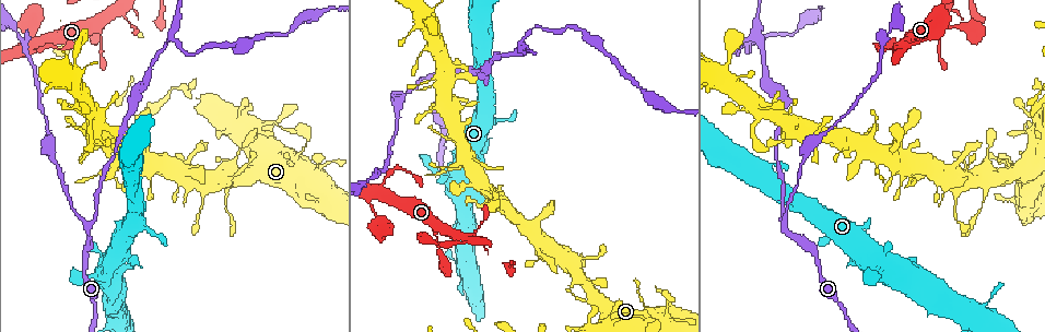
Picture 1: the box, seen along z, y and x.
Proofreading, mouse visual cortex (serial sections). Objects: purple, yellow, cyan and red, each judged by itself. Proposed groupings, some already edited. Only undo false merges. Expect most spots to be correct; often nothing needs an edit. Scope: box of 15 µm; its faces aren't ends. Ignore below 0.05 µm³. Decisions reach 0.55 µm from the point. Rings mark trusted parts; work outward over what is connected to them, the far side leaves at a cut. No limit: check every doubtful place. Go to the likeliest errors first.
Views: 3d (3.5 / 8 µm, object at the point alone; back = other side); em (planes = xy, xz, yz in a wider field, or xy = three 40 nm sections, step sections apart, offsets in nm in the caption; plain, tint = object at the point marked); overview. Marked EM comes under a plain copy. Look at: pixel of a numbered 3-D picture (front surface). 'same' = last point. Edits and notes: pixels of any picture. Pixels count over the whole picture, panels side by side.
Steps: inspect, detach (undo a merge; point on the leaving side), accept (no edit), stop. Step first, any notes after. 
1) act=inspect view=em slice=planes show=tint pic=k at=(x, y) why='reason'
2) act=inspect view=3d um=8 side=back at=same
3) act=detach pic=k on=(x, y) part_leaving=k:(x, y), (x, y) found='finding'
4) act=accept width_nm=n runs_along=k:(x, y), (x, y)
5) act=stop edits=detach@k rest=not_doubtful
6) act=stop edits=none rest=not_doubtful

act=inspect view=3d um=3.5 pic=1 at=(87, 225) why='three arms meet'

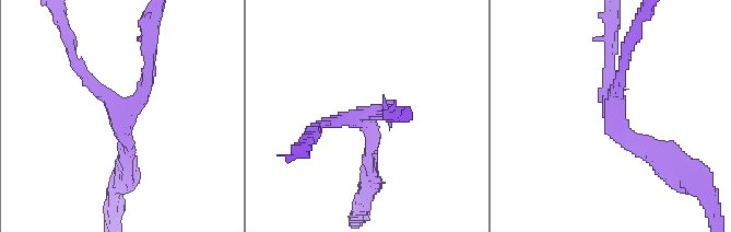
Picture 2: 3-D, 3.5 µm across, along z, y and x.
act=inspect view=em slice=xy step=5 show=tint pic=2 at=(126, 114) arms=3 arm_widths_nm=150,150,200 why='now the EM'

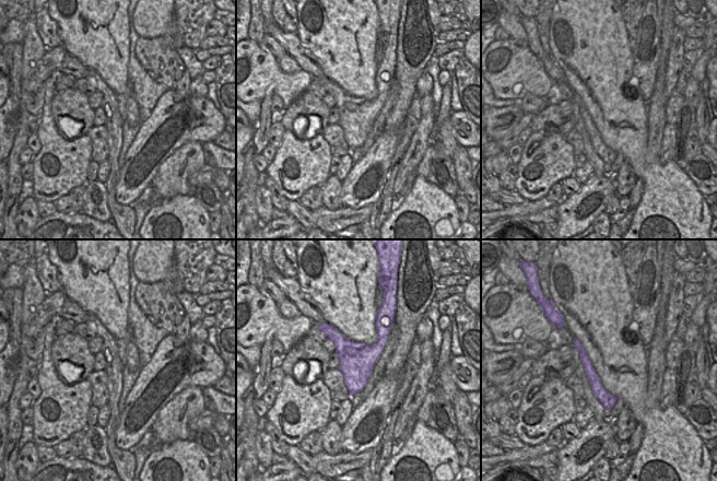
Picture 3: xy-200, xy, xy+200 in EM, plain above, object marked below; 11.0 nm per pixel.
act=accept width_nm=380 runs_along=2:(656, 158), (611, 127), (611, 49) found='all the same cell'

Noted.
act=inspect view=3d um=3.5 pic=1 at=(167, 35) why='a fork'

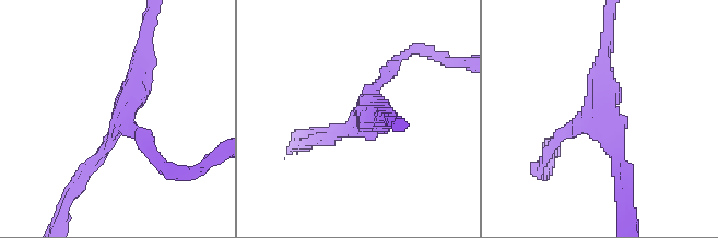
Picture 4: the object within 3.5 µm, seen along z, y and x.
act=inspect view=em slice=xy step=2 show=tint pic=4 at=(608, 114) arms=3 arm_widths_nm=200,200,300 why='need the tissue'

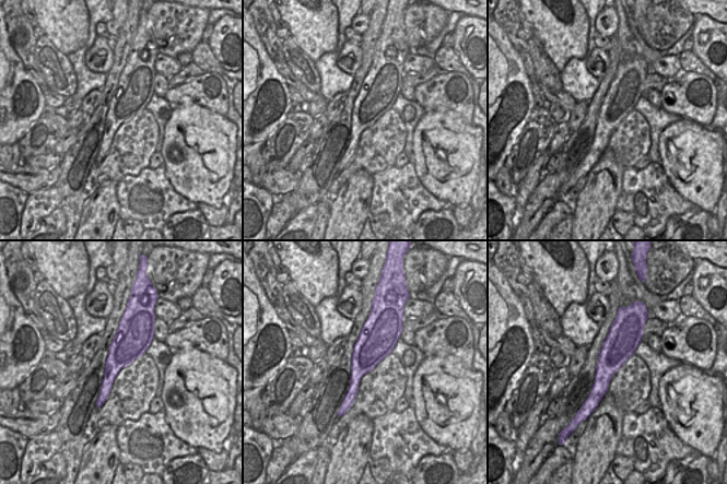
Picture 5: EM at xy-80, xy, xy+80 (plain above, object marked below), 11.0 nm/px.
act=accept runs_along=4:(327, 137), (363, 128), (393, 63) found='continuous, no second cell'

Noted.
act=inspect view=3d um=3.5 pic=1 at=(538, 25) why='sharp bend'

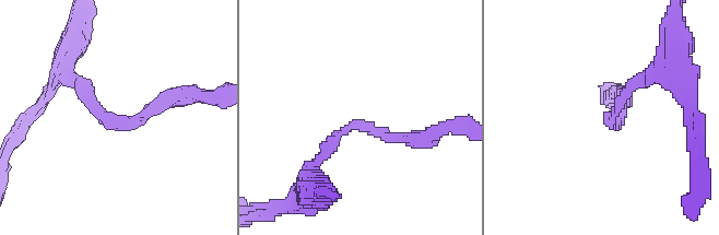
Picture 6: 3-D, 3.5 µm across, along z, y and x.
act=inspect view=em slice=xy step=5 show=tint pic=6 at=(609, 119) arm_widths_nm=200,200 why='shape alone is not enough'

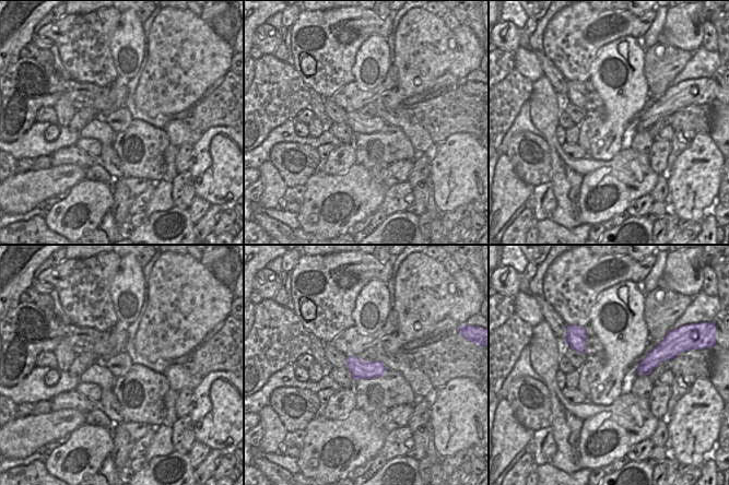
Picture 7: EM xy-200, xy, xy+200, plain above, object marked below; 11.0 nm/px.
act=accept runs_along=6:(320, 156), (353, 126), (427, 139) found='all the same cell'

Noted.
act=stop edits=none rest=not_doubtful

